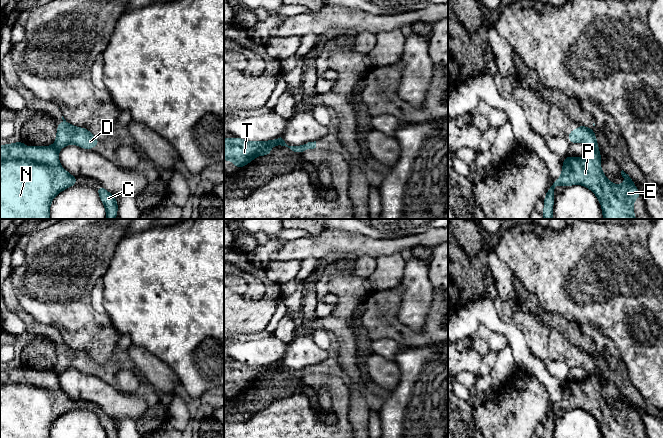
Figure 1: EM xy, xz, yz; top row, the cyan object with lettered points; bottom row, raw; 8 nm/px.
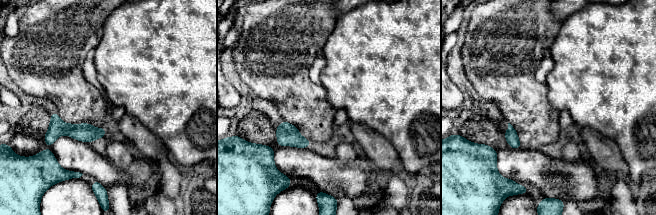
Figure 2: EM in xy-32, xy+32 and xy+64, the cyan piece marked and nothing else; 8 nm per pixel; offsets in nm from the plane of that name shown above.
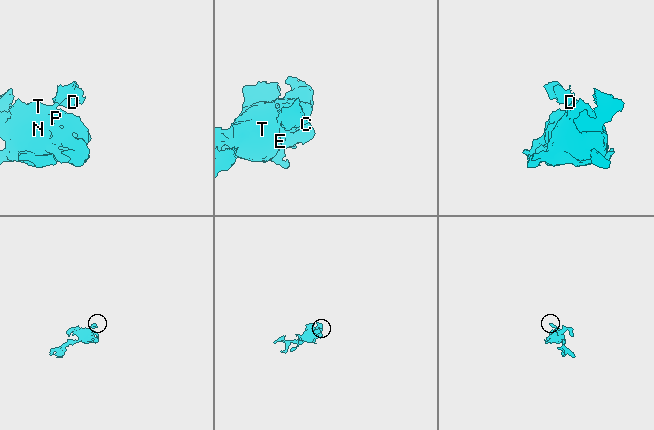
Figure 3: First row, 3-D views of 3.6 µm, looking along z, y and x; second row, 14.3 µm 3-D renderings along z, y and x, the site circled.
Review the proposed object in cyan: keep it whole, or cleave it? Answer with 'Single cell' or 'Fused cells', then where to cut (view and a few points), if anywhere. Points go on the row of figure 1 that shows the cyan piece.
Fused cells. Split along xz (278, 138), (280, 144)

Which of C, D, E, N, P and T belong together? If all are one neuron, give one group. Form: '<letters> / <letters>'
C E N P T / D

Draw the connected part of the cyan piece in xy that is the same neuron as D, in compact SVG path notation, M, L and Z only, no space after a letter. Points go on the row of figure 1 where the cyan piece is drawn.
M62 116L63 122L57 125L57 137L54 142L54 147L56 150L60 150L68 144L75 144L84 149L92 150L94 146L99 144L101 141L95 138L88 129L72 126L66 122Z

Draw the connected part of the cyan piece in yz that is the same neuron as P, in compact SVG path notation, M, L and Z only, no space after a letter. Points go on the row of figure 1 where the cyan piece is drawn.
M596 149L586 155L584 158L567 156L563 161L561 177L552 182L546 196L544 197L544 211L542 212L543 219L553 219L553 203L554 203L554 187L558 185L571 186L575 184L584 185L594 192L598 197L603 211L603 219L636 219L633 212L633 202L636 198L641 197L637 187L634 186L633 180L623 170L622 177L626 182L622 185L611 183L601 170L600 156L601 152Z

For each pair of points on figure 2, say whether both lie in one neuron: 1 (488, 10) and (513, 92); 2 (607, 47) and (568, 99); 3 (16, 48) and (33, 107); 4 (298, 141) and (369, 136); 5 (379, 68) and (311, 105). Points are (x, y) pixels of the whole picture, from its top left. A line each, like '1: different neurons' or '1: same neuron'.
1: same neuron
2: same neuron
3: different neurons
4: different neurons
5: different neurons

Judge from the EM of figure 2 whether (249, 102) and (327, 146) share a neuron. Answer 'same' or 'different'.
same

